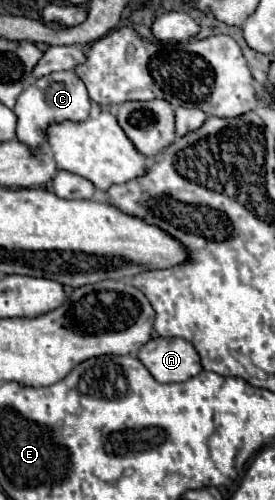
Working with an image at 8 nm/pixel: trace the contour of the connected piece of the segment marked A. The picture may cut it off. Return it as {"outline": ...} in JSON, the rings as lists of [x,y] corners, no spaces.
{"outline":[[[153,337],[141,347],[139,359],[161,383],[181,383],[203,369],[195,347],[181,337]]]}

